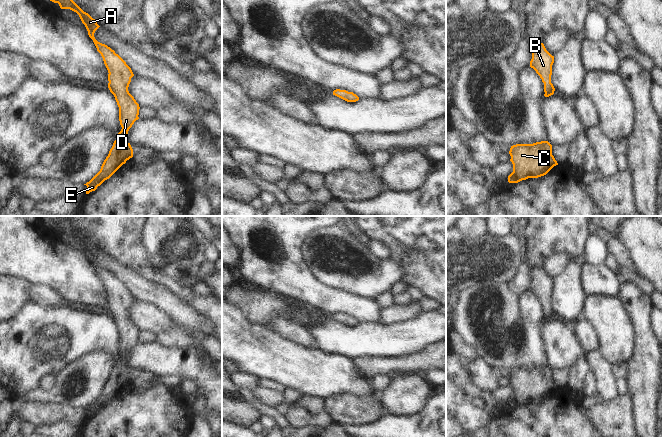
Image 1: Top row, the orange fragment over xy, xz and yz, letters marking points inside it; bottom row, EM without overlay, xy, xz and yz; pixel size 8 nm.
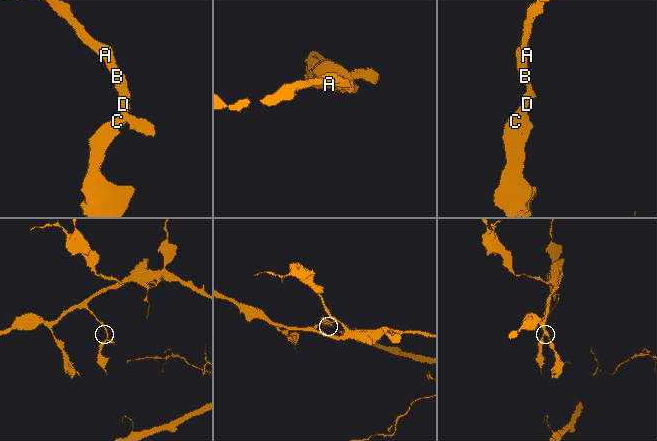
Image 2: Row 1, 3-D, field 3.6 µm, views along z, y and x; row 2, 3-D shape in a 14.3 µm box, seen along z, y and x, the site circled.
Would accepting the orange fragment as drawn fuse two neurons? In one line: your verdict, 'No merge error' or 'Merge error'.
No merge error.

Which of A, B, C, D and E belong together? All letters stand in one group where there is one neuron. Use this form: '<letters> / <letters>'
A B C D E

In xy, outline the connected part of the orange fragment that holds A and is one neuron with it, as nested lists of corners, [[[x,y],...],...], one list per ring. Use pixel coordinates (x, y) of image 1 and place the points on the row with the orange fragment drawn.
[[[50,0],[58,3],[61,9],[70,9],[76,12],[85,25],[89,37],[93,40],[97,51],[101,54],[108,70],[108,88],[114,95],[119,107],[119,121],[122,127],[114,141],[108,156],[104,160],[100,171],[86,185],[86,194],[95,191],[105,180],[109,179],[127,160],[133,157],[133,149],[126,141],[129,129],[139,119],[139,104],[129,93],[128,87],[134,76],[131,68],[110,47],[98,42],[95,31],[100,27],[95,19],[84,12],[73,0]]]

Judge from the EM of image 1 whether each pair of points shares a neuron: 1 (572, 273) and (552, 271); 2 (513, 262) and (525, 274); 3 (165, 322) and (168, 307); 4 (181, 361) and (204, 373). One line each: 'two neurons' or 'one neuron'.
1: two neurons
2: two neurons
3: two neurons
4: one neuron

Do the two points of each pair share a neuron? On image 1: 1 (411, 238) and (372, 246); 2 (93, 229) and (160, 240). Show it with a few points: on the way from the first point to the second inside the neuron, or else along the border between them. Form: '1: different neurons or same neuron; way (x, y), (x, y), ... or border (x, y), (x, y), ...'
1: different neurons; border (370, 239), (381, 241), (387, 247), (390, 257)
2: different neurons; border (144, 226), (143, 245), (149, 260)

